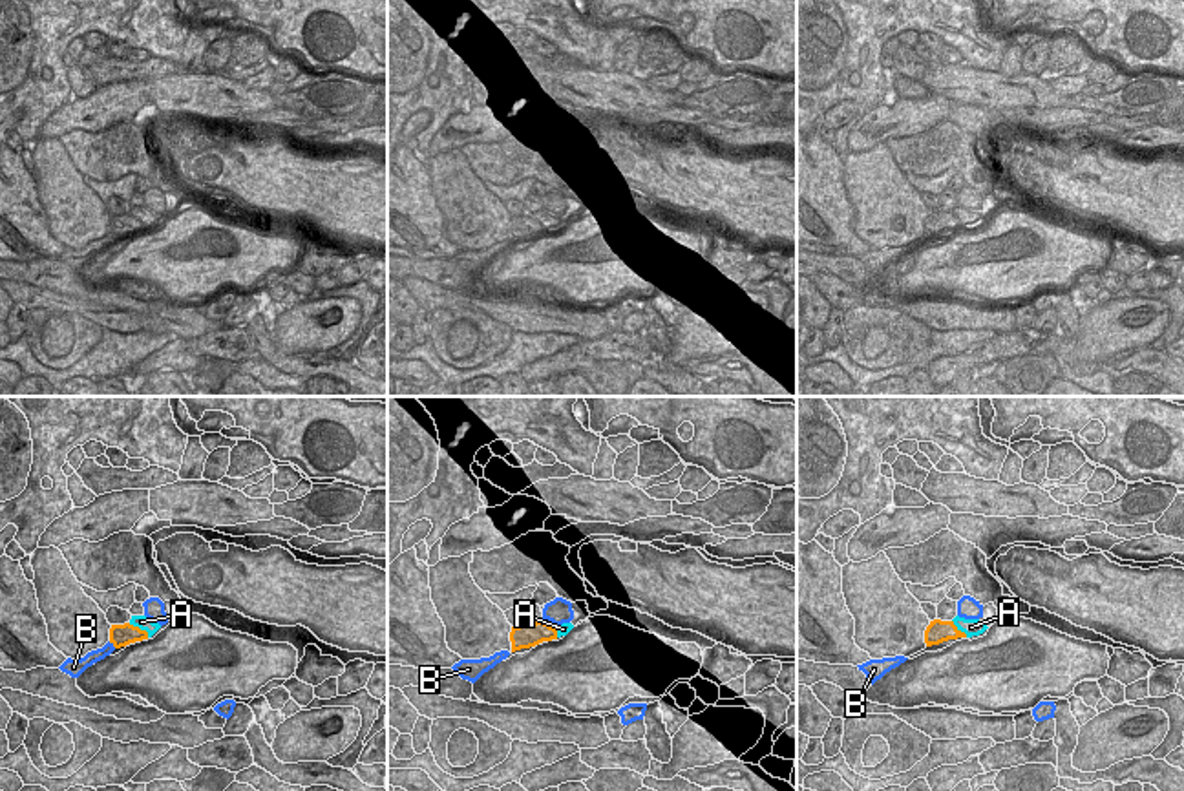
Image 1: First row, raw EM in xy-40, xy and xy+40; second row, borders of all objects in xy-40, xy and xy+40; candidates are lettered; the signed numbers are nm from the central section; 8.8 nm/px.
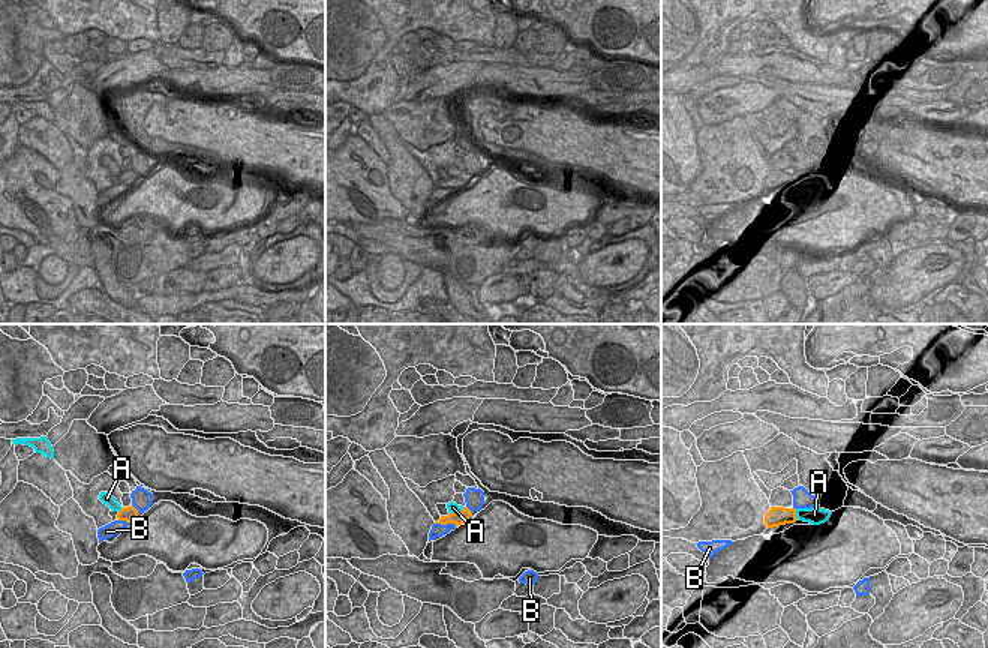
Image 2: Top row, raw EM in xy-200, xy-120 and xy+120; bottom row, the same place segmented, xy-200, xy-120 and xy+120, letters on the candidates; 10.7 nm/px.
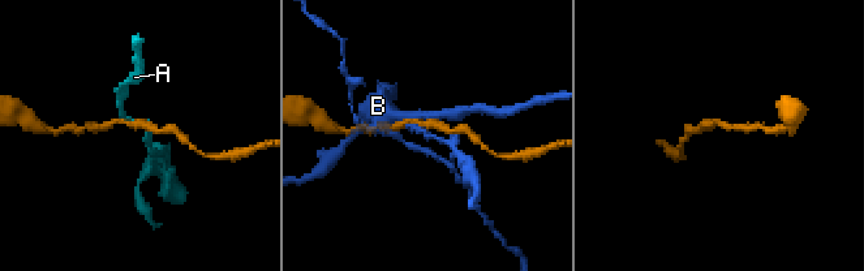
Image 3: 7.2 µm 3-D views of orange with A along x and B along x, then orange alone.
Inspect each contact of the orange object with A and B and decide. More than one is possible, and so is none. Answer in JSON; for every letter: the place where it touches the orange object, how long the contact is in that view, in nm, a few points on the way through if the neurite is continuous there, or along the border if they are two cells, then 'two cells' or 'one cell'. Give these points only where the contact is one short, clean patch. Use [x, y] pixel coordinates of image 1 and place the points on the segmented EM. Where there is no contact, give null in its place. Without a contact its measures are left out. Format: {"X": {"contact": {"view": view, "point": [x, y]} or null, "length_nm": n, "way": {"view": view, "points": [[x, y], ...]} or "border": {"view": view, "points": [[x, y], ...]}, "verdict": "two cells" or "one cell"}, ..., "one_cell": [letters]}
{"A": {"contact": {"view": "xy-40", "point": [139, 629]}, "length_nm": 220, "border": {"view": "xy-40", "points": [[128, 623], [143, 629], [148, 636]]}, "verdict": "two cells"}, "B": {"contact": {"view": "xy-40", "point": [112, 642]}, "length_nm": 100, "verdict": "two cells"}, "one_cell": []}

